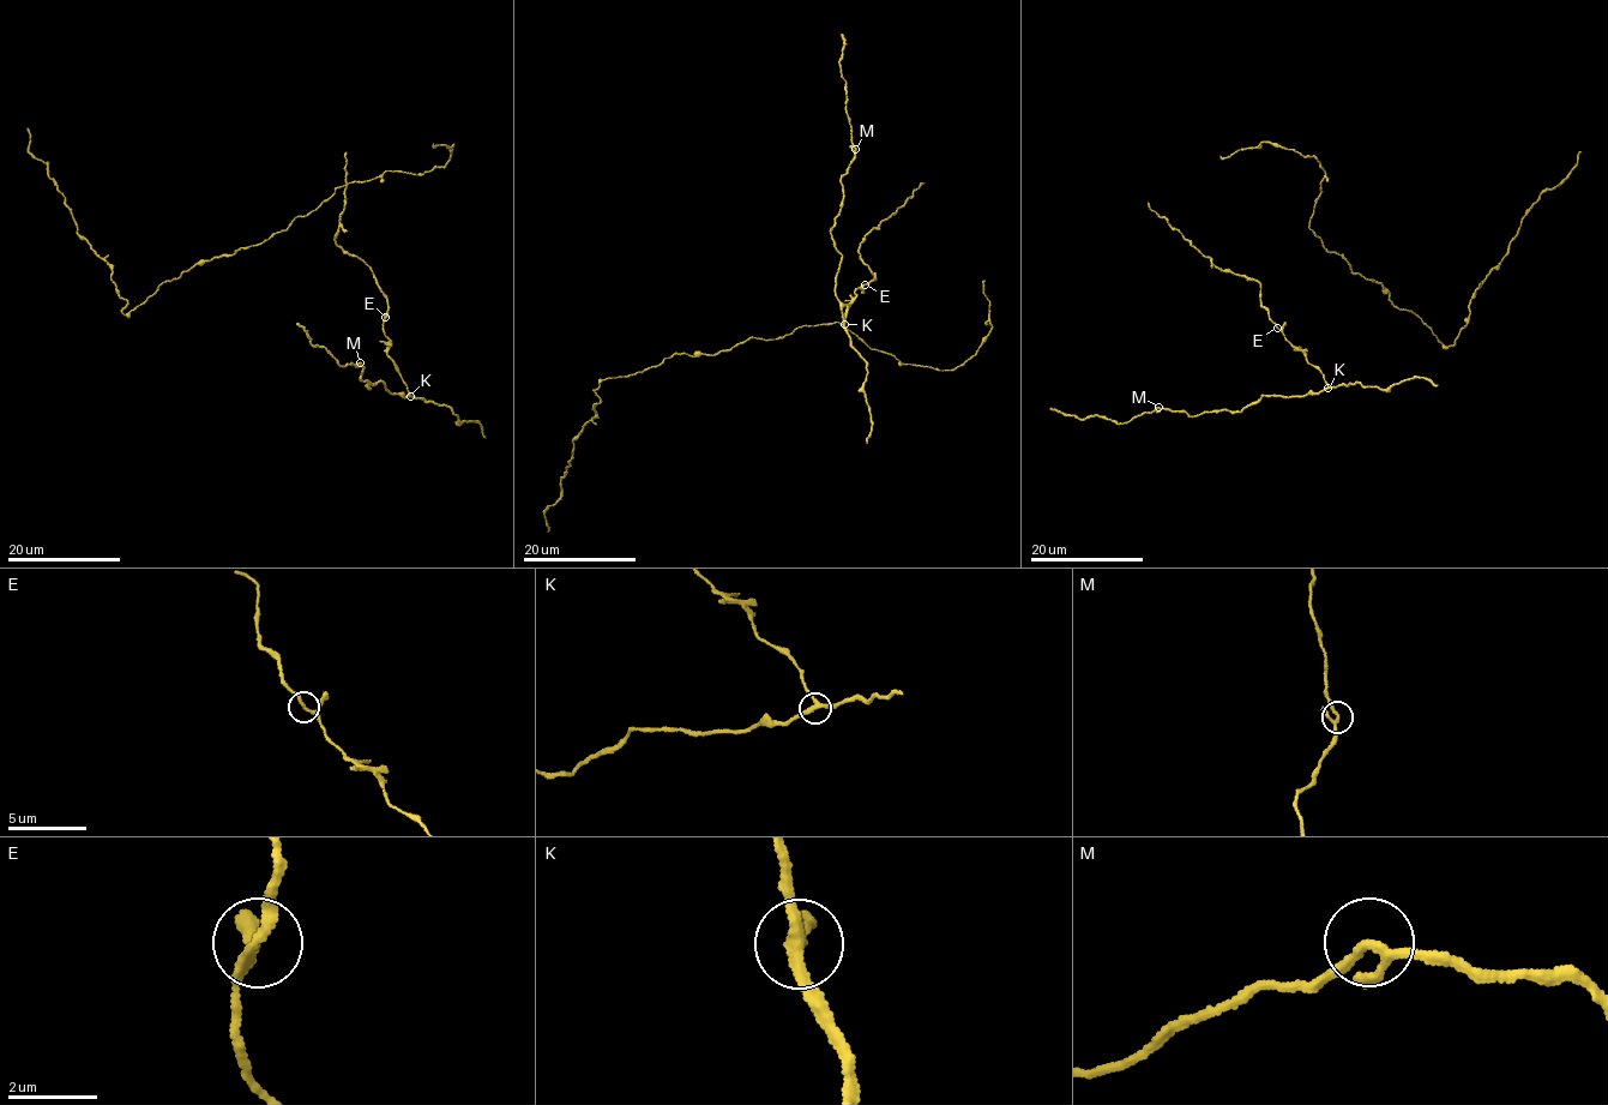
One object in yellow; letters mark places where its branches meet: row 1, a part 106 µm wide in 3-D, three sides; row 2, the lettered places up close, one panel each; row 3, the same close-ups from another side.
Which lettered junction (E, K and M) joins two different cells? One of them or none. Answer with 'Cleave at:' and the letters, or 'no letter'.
Cleave at: no letter

